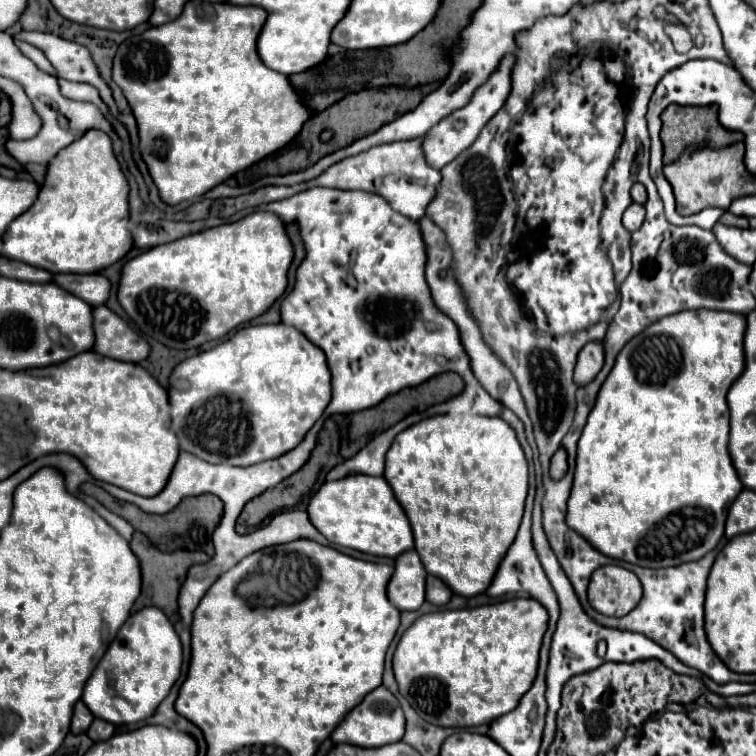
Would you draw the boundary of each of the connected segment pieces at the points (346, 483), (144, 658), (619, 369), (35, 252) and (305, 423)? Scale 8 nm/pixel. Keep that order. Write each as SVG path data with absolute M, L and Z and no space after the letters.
M357 474L325 482L309 500L307 512L315 528L331 544L385 558L397 558L399 554L415 548L409 518L385 478Z
M155 606L143 608L141 612L135 612L123 624L123 628L119 630L119 638L111 642L105 658L99 662L99 666L87 680L87 686L83 692L83 702L87 704L87 708L91 708L95 718L107 720L111 724L141 722L141 720L153 716L157 706L167 698L171 686L177 682L177 678L181 674L181 664L183 664L183 648L181 648L181 640L175 632L173 624L167 620L163 610L159 610Z
M683 310L679 314L665 316L663 320L651 324L645 332L635 336L617 356L617 362L607 376L605 384L599 390L597 402L589 414L587 426L583 428L579 450L577 450L577 468L575 468L575 482L567 504L567 524L575 528L589 544L593 544L605 556L645 566L645 568L667 568L679 566L685 562L693 562L703 558L711 552L725 532L725 518L727 510L743 490L743 484L737 476L737 470L731 462L729 454L729 410L725 418L725 400L731 384L741 376L745 368L745 350L743 350L743 336L747 328L747 318L735 312L723 310Z
M87 132L81 140L75 140L75 144L67 146L59 152L59 156L55 156L55 160L51 160L39 200L31 210L11 222L3 242L3 256L23 260L25 264L49 270L53 274L99 272L113 266L133 248L133 234L129 230L129 184L115 158L113 142L105 132Z
M287 324L249 326L215 348L187 358L175 368L169 378L169 400L173 406L171 430L177 432L183 450L205 462L251 466L293 450L321 418L331 396L327 358L303 332Z

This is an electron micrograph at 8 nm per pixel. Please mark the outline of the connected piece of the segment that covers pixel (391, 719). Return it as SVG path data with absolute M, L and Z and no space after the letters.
M379 686L373 692L369 692L365 696L365 700L343 718L343 722L331 734L331 740L335 744L345 742L345 744L355 744L355 746L363 746L363 748L373 748L373 746L385 746L391 742L399 742L403 738L403 734L405 734L403 708L401 708L399 700L385 686Z

